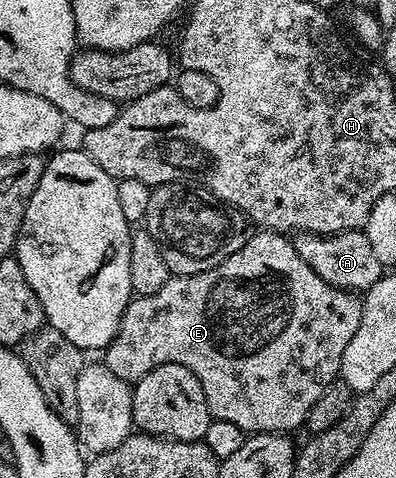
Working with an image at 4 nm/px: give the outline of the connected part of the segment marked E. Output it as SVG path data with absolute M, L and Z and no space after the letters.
M256 230L249 235L246 246L242 246L242 250L234 250L234 254L230 254L230 258L226 258L218 266L189 276L172 276L166 282L166 286L162 286L162 290L129 300L120 319L120 328L116 331L116 337L109 342L107 348L103 349L102 363L113 374L118 374L118 378L129 382L141 380L150 370L163 364L186 366L186 370L190 370L190 374L198 378L202 386L202 394L206 394L206 406L214 420L234 422L234 426L238 426L246 434L254 432L292 434L295 433L295 428L303 429L307 425L308 415L314 402L318 402L318 398L322 398L322 394L326 394L328 387L339 377L342 354L346 351L350 338L354 338L354 330L358 330L358 322L362 322L363 305L364 301L357 293L343 292L340 288L330 286L330 282L318 278L318 274L314 274L314 270L310 270L310 266L302 262L302 254L294 250L291 239L287 235L271 230Z

